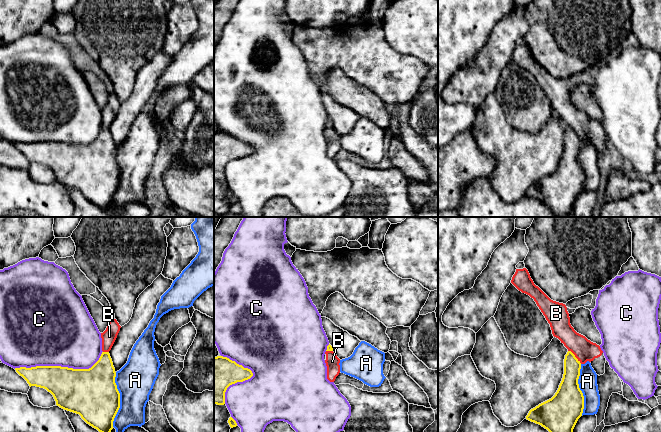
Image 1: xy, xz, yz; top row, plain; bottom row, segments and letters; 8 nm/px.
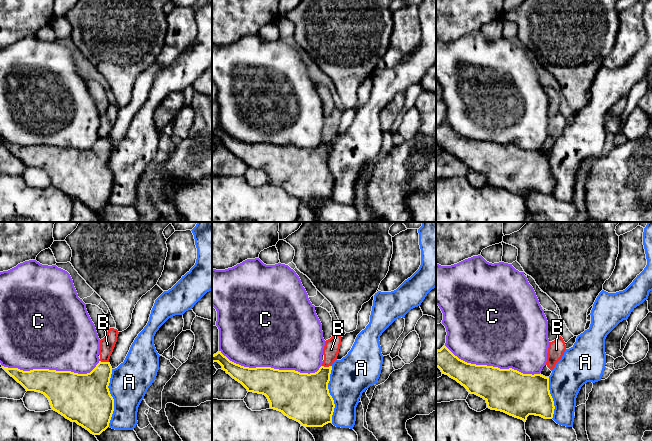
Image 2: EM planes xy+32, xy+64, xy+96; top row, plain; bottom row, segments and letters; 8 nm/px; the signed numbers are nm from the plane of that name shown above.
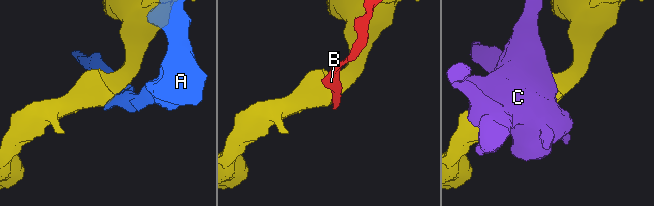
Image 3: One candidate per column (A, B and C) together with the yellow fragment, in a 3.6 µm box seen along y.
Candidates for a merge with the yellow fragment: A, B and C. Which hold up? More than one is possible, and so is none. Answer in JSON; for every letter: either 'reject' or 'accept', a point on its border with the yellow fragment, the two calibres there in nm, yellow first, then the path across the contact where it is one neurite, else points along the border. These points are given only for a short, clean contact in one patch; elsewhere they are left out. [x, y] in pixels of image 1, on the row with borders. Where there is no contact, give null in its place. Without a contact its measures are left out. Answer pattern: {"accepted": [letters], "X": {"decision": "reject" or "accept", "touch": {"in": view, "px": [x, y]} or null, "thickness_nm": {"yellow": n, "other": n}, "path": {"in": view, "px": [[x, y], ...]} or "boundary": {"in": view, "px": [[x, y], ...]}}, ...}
{"accepted": [], "A": {"decision": "reject", "touch": {"in": "xy", "px": [119, 399]}, "thickness_nm": {"yellow": 400, "other": 300}}, "B": {"decision": "reject", "touch": {"in": "yz", "px": [574, 356]}, "thickness_nm": {"yellow": 150, "other": 180}, "boundary": {"in": "yz", "px": [[568, 350], [581, 363]]}}, "C": {"decision": "reject", "touch": {"in": "xy", "px": [60, 366]}, "thickness_nm": {"yellow": 360, "other": 500}}}

